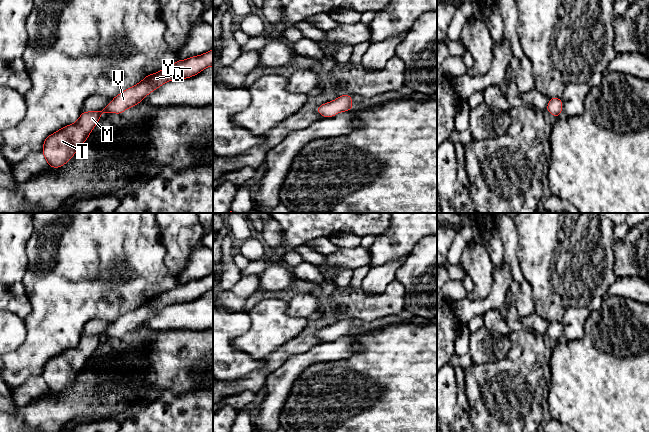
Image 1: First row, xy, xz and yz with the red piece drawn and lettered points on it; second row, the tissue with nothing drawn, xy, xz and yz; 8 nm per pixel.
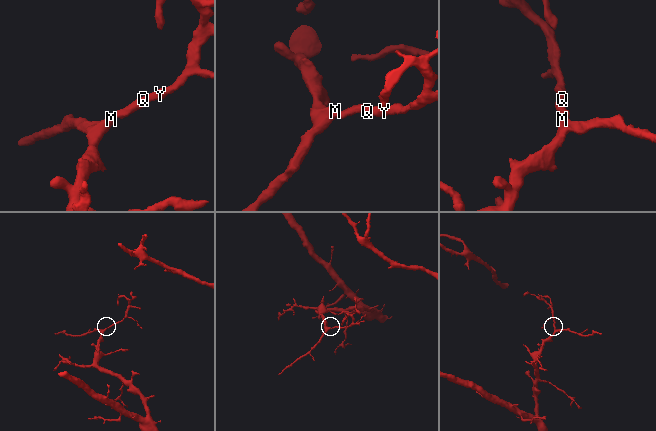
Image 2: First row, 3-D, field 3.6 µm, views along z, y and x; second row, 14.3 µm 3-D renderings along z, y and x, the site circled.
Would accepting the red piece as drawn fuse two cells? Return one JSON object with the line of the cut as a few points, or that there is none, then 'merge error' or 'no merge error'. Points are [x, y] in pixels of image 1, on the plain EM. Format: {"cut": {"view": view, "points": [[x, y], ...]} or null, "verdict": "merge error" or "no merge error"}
{"cut": null, "verdict": "no merge error"}

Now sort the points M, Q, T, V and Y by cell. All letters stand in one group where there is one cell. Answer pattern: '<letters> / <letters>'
M Q T V Y

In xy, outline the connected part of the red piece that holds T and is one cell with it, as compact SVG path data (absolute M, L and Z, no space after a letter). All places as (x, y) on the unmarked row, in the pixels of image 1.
M213 273L202 279L178 284L162 295L146 300L140 307L121 316L102 335L83 335L79 343L64 350L44 364L42 377L49 390L59 392L71 384L89 358L102 337L121 338L137 329L149 317L171 304L182 304L195 300L207 291L213 290Z

